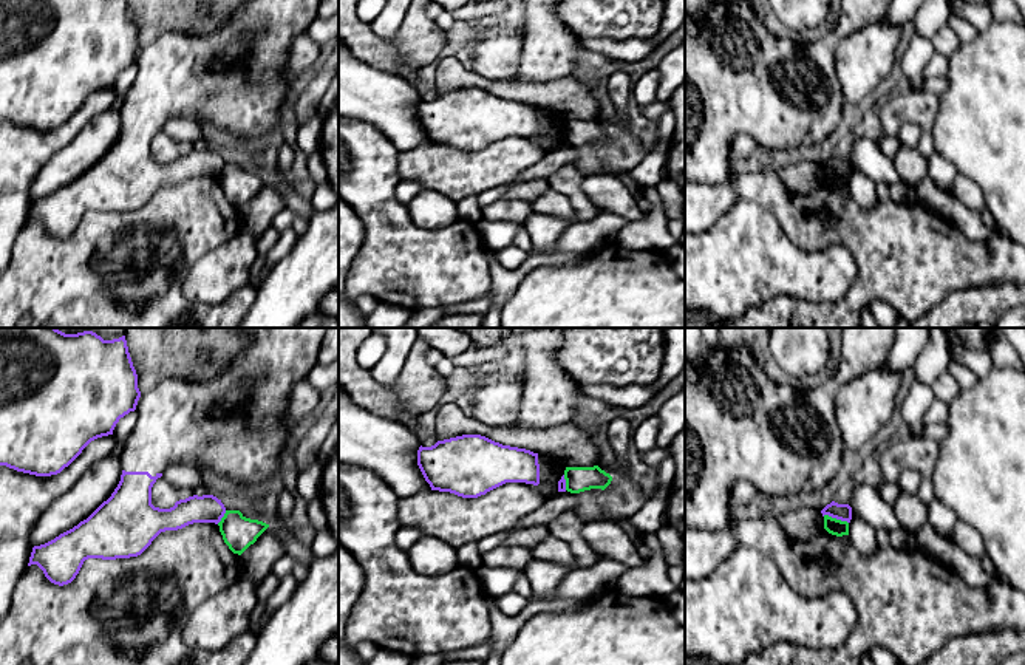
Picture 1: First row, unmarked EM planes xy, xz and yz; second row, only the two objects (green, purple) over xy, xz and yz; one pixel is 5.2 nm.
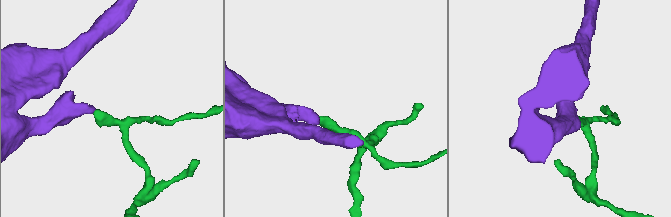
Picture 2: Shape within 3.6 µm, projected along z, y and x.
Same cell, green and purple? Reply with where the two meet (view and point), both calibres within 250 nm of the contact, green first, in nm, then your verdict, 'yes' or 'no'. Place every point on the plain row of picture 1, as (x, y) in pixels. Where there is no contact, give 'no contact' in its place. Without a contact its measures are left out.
yz (835, 172) | 90/90 nm | no

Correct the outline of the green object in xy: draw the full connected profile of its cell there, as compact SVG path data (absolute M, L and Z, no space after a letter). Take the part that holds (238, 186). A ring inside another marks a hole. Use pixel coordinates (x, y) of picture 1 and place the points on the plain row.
M226 164L218 179L224 196L238 209L269 181L263 175L246 172L240 164Z

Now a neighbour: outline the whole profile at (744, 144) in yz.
M739 133L733 141L731 153L736 158L748 158L756 150L758 150L756 141L747 133Z

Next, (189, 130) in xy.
M182 118L182 119L169 121L162 127L162 131L175 141L195 144L196 141L203 139L204 127L195 118Z

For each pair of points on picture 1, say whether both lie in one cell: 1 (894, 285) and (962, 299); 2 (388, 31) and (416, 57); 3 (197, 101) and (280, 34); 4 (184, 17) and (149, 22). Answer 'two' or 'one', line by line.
1: two
2: two
3: one
4: one

